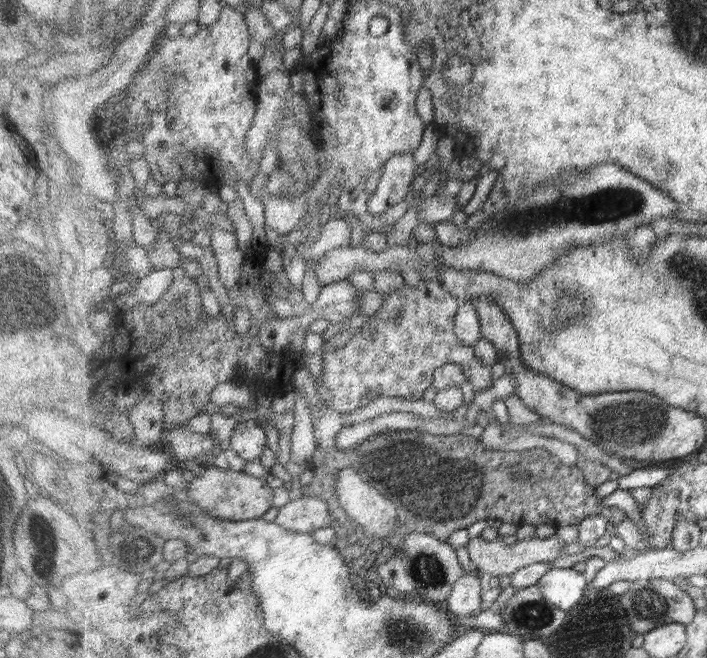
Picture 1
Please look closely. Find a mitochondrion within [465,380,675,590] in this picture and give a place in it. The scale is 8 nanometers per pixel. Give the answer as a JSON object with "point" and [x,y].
{"point":[626,424]}

